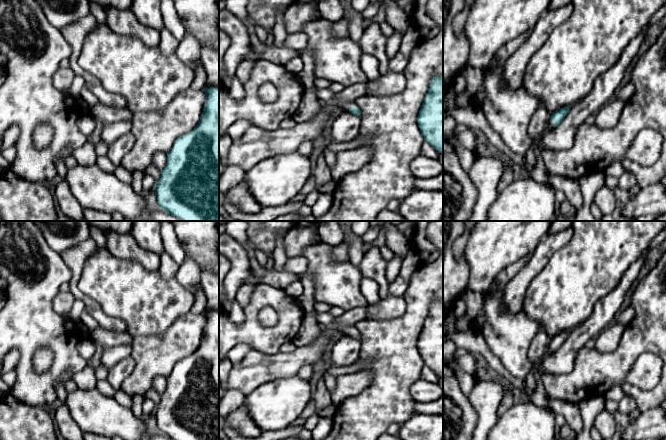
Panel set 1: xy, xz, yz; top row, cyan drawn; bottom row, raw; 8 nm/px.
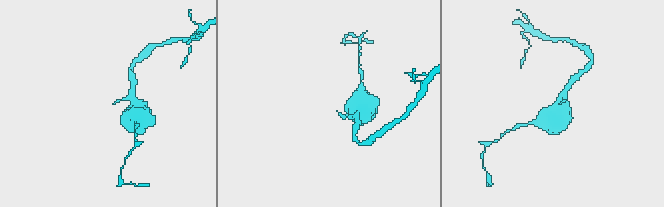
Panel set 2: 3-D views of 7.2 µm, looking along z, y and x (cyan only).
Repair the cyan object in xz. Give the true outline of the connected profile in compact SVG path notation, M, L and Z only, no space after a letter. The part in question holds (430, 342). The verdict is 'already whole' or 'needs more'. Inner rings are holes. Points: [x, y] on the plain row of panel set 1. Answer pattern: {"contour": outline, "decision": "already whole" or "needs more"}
{"contour": "M435 300L430 306L417 340L424 364L443 377L443 301Z", "decision": "already whole"}

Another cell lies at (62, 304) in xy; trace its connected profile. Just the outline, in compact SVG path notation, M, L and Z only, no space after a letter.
M59 291L53 299L53 311L64 317L68 317L76 297L70 291Z

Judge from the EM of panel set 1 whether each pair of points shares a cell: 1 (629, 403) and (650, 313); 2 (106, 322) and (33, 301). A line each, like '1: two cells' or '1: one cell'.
1: two cells
2: two cells

